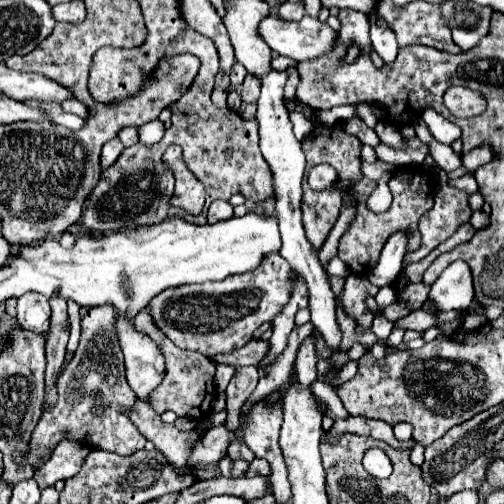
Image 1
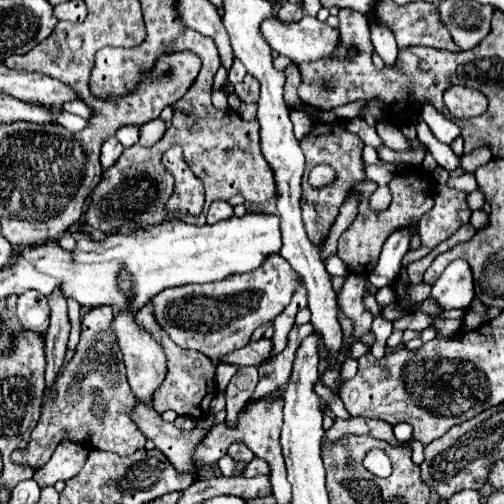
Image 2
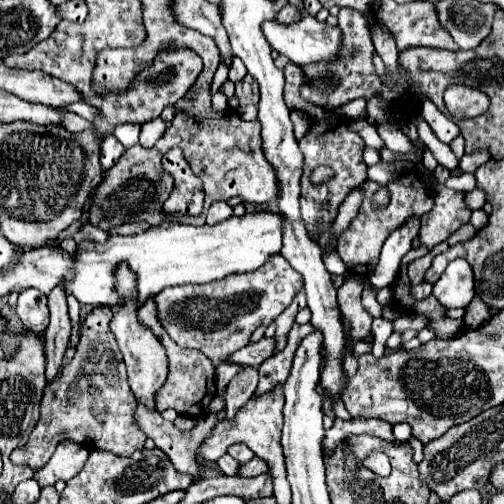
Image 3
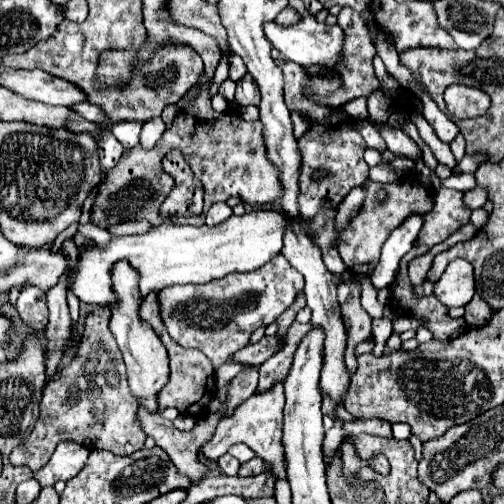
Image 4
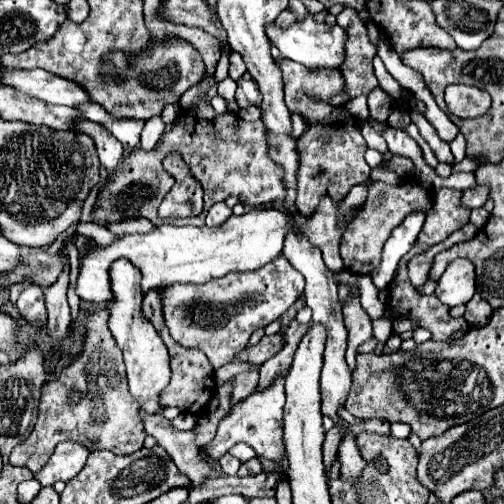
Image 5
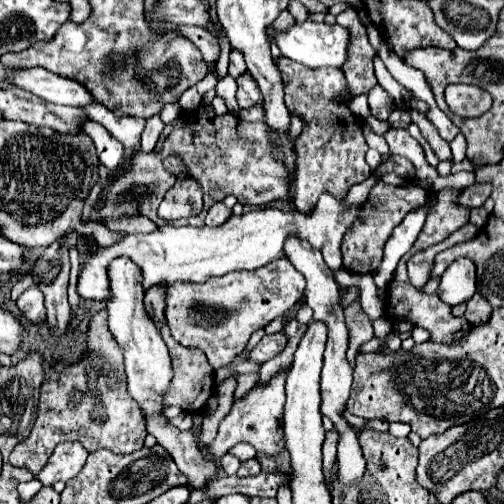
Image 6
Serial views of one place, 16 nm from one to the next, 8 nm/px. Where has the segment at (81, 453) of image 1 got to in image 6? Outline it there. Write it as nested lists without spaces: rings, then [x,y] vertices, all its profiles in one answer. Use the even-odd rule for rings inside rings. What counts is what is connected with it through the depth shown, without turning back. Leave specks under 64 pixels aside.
[[[80,442],[58,444],[54,454],[50,456],[46,468],[36,478],[42,480],[44,486],[52,486],[58,480],[66,482],[66,480],[74,478],[80,472],[80,468],[84,466],[86,456],[88,456],[88,452]]]

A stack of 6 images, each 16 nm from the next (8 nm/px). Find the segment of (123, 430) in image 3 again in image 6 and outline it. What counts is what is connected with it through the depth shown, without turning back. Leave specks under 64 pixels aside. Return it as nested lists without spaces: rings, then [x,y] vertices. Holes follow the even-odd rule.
[[[102,310],[90,320],[86,356],[78,364],[64,368],[56,382],[42,384],[32,432],[12,450],[10,462],[38,474],[60,442],[78,440],[88,452],[106,448],[116,454],[130,454],[144,446],[146,434],[144,414],[126,390],[124,352],[108,330],[106,312]]]

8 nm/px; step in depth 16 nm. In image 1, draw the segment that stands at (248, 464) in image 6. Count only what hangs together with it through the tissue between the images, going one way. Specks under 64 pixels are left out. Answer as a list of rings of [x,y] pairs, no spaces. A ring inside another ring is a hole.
[[[254,458],[246,470],[246,476],[258,476],[258,474],[264,474],[264,476],[270,476],[270,466],[266,460],[262,458]]]

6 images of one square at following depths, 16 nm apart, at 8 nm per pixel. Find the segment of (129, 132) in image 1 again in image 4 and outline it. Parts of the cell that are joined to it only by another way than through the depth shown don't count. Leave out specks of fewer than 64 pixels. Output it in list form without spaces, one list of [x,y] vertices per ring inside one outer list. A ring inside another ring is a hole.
[[[126,120],[126,122],[110,122],[110,124],[108,124],[108,130],[122,142],[124,150],[130,150],[130,148],[138,146],[142,126],[144,126],[142,122]]]

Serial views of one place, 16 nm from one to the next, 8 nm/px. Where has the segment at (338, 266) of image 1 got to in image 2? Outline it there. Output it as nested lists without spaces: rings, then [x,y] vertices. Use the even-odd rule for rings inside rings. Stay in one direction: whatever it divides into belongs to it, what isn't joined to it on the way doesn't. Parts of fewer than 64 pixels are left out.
[[[332,254],[326,258],[326,268],[328,268],[328,272],[332,272],[332,276],[348,274],[348,268],[344,268],[344,262],[338,258],[338,254]]]

